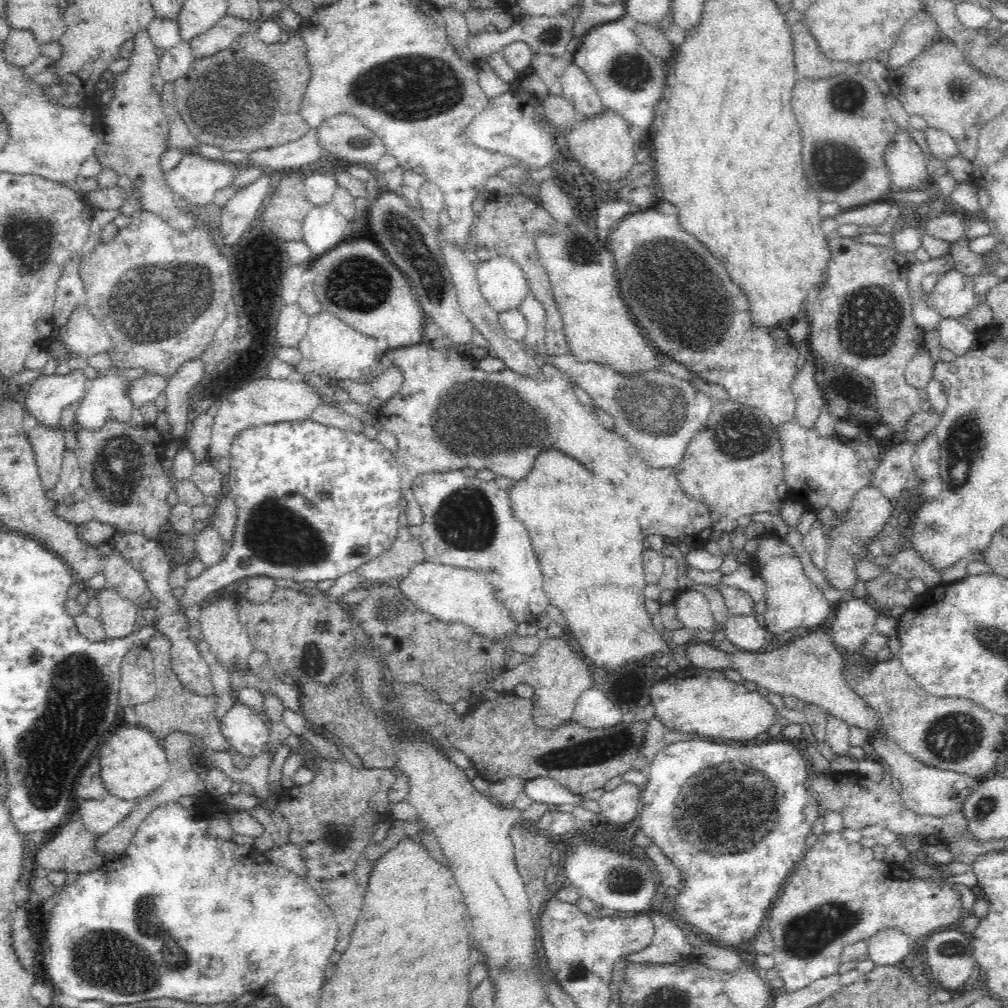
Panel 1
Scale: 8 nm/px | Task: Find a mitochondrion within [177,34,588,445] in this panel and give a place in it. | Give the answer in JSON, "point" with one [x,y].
{"point":[231,100]}

